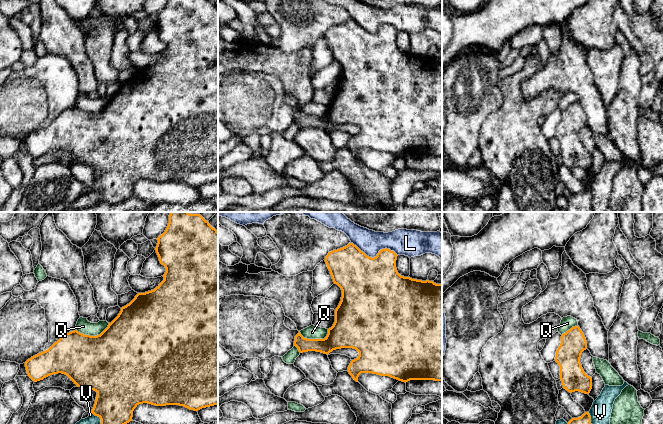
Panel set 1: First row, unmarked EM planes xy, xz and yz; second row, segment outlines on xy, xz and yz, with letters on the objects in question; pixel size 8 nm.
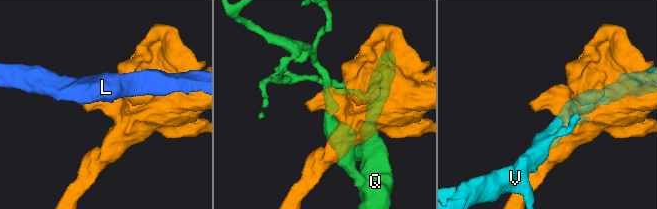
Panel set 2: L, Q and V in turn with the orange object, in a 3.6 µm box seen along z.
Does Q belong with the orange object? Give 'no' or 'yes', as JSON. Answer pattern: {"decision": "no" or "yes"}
{"decision": "no"}

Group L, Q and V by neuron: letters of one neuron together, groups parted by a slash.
L / Q / V

